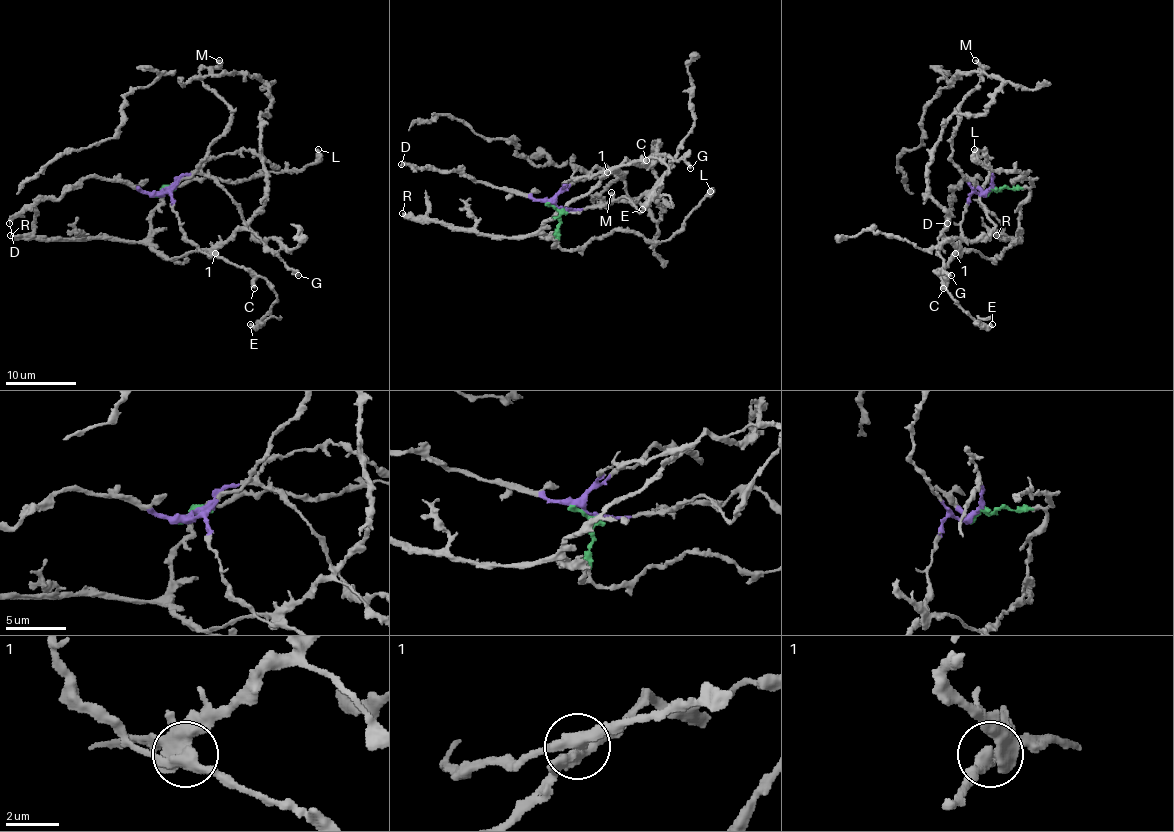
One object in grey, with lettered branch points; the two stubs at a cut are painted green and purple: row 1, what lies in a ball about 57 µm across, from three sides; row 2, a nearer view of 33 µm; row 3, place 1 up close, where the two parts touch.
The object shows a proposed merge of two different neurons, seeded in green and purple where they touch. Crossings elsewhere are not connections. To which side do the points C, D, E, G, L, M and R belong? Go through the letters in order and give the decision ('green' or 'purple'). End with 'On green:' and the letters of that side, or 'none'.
C: purple
D: purple
E: purple
G: green
L: green
M: purple
R: green
On green: G, L, R

